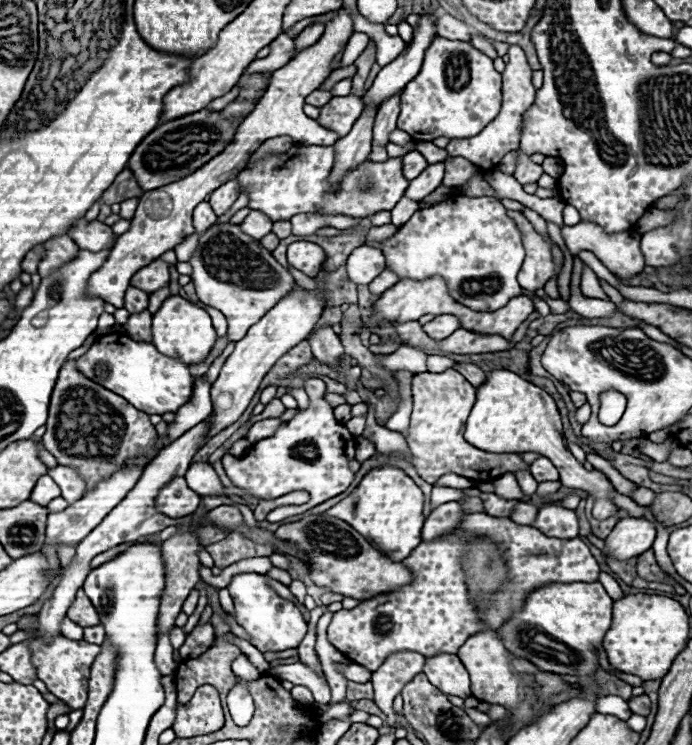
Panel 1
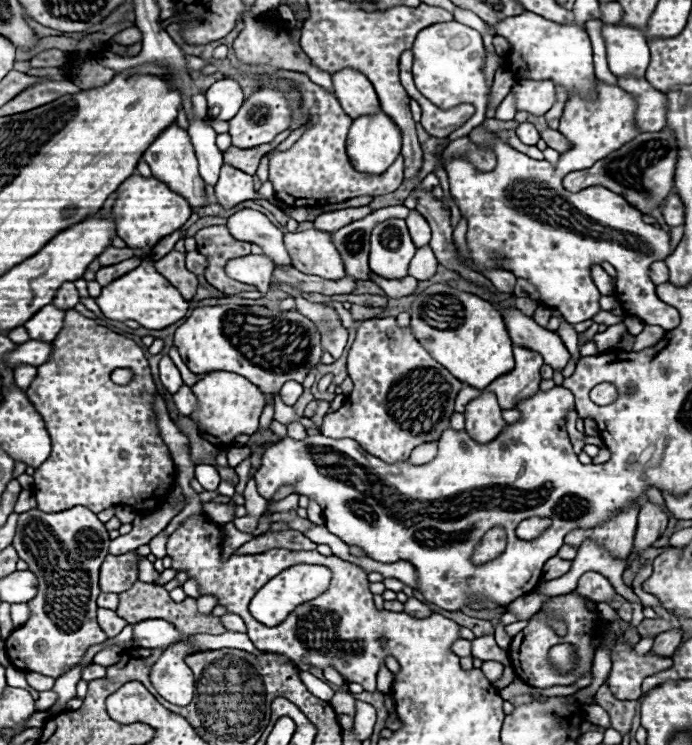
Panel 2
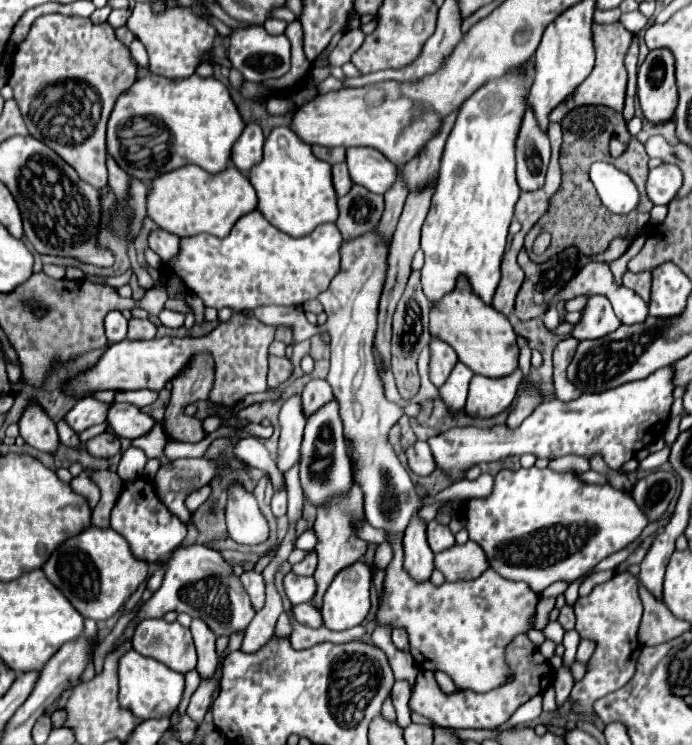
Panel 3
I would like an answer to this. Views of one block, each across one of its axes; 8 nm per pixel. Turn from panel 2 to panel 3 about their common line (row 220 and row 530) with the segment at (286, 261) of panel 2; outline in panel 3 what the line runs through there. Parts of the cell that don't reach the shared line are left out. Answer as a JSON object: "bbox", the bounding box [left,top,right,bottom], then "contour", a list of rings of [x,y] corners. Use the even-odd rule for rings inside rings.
{"bbox":[226,486,270,546],"contour":[[[240,486],[230,488],[230,498],[226,506],[226,524],[228,536],[236,544],[256,546],[266,542],[270,534],[268,520],[260,512],[256,498],[244,492]]]}

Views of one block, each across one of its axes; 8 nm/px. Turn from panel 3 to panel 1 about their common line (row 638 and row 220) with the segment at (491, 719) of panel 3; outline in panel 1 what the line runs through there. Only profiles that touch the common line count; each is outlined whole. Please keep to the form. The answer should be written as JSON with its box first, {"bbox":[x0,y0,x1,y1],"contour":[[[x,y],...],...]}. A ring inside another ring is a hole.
{"bbox":[506,210,562,292],"contour":[[[506,210],[506,212],[520,228],[522,242],[526,248],[526,260],[518,274],[518,282],[524,290],[536,292],[536,290],[544,288],[548,280],[556,278],[562,272],[562,266],[554,264],[552,244],[534,230],[534,226],[526,220],[526,216],[522,212],[516,212],[516,210]]]}

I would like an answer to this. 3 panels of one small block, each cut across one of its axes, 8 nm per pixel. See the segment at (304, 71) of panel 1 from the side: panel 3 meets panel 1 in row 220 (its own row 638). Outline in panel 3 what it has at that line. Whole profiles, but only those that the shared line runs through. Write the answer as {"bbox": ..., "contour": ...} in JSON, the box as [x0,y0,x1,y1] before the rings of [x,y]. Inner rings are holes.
{"bbox":[130,620,194,674],"contour":[[[144,620],[142,624],[138,624],[132,640],[130,640],[132,648],[144,656],[150,656],[162,664],[166,664],[168,668],[172,668],[174,672],[186,674],[190,670],[194,670],[194,642],[192,642],[192,634],[188,628],[182,628],[178,622],[168,624],[166,620]]]}

